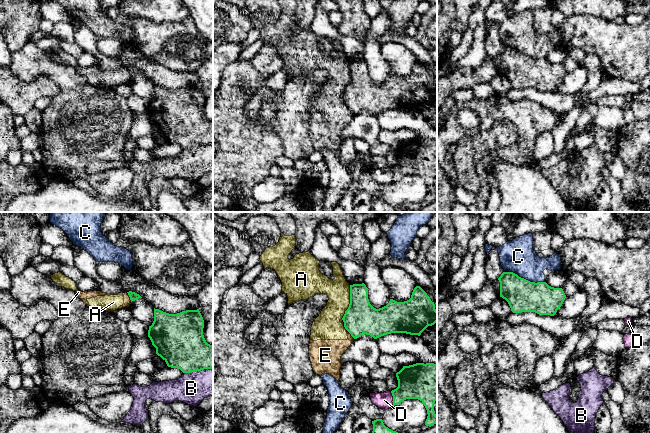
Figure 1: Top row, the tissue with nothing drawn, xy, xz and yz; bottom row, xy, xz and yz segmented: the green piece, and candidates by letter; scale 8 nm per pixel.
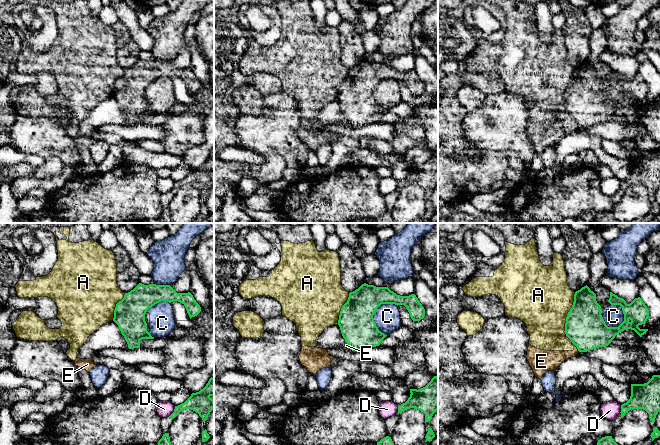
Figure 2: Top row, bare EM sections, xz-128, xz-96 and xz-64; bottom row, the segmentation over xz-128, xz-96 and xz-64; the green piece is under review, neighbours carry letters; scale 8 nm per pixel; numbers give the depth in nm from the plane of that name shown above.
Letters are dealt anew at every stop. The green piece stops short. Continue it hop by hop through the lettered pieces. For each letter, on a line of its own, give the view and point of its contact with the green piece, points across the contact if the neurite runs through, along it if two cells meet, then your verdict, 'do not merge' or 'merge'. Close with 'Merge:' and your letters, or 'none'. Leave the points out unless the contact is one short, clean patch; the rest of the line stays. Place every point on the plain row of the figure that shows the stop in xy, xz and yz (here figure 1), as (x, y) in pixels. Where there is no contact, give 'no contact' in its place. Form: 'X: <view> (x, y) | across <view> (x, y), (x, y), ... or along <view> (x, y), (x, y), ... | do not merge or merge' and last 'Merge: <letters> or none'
A: xz (350, 78) | along xz (350, 61), (350, 79), (341, 95) | do not merge
B: xy (198, 146) | do not merge
C: yz (527, 56) | do not merge
D: xz (393, 174) | do not merge
E: xy (129, 72) | along xy (127, 68), (131, 77) | do not merge
Merge: none

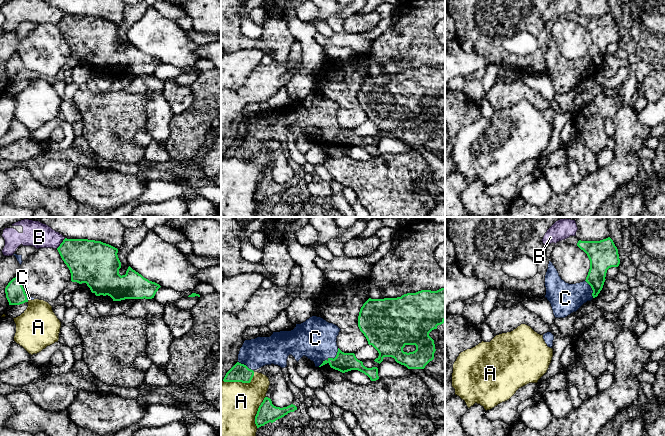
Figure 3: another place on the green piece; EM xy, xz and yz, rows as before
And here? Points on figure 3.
A: xz (241, 157) | do not merge
B: xy (61, 19) | do not merge
C: yz (592, 65) | merge
Merge: C

